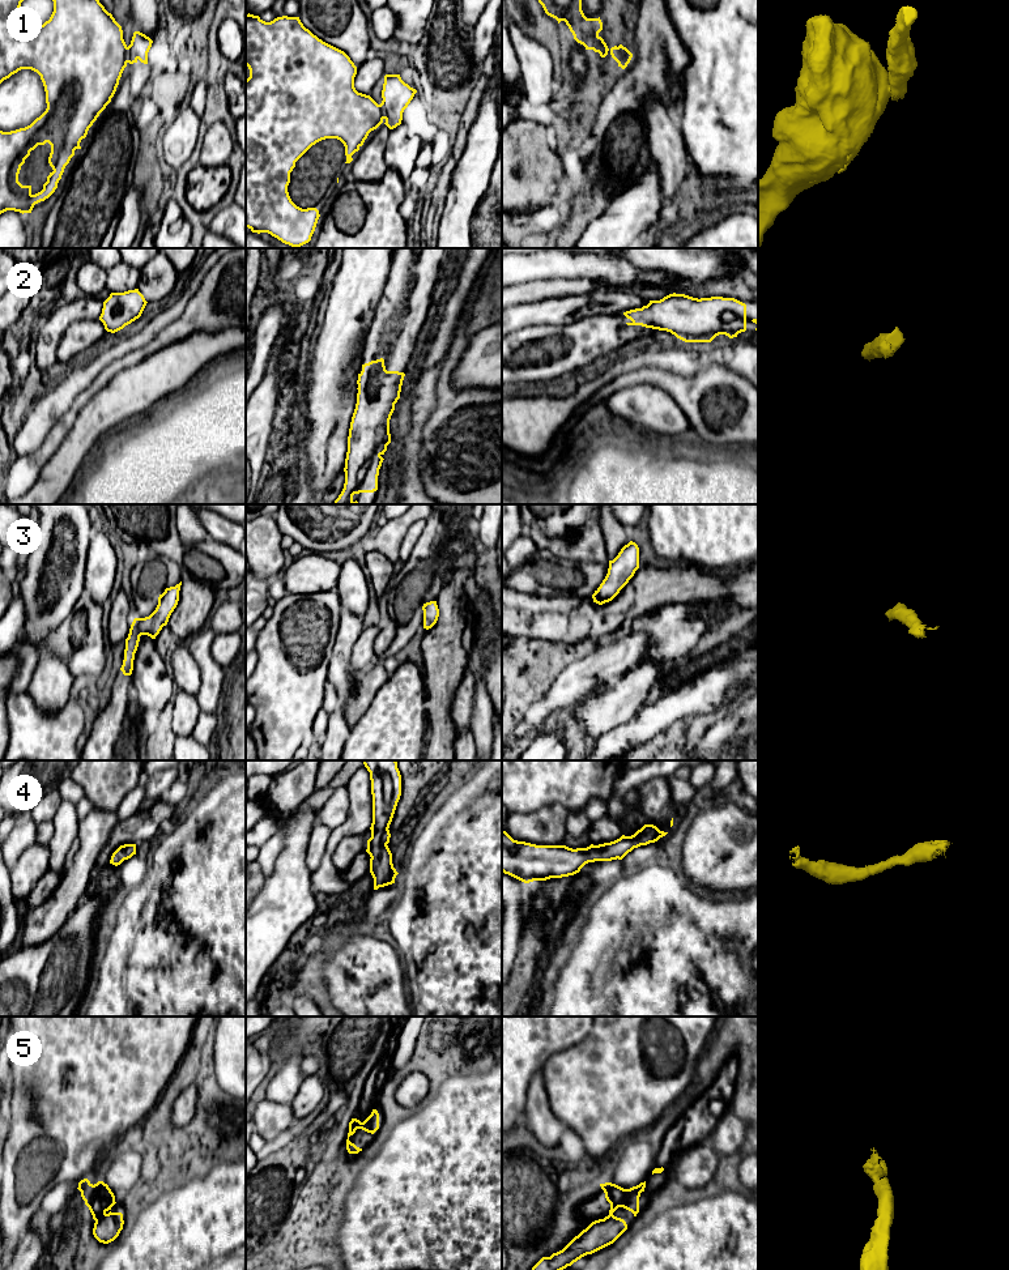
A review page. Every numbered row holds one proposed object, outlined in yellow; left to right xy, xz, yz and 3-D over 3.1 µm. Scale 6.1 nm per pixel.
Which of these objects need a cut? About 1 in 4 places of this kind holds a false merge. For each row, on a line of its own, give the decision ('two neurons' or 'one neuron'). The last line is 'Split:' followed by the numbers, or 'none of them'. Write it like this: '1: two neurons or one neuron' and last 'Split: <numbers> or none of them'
1: two neurons
2: one neuron
3: one neuron
4: one neuron
5: one neuron
Split: 1

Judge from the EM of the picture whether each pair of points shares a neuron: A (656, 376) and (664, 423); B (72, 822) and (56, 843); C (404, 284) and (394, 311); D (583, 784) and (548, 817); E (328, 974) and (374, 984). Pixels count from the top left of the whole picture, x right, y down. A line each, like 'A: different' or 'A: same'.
A: different
B: same
C: same
D: different
E: same

